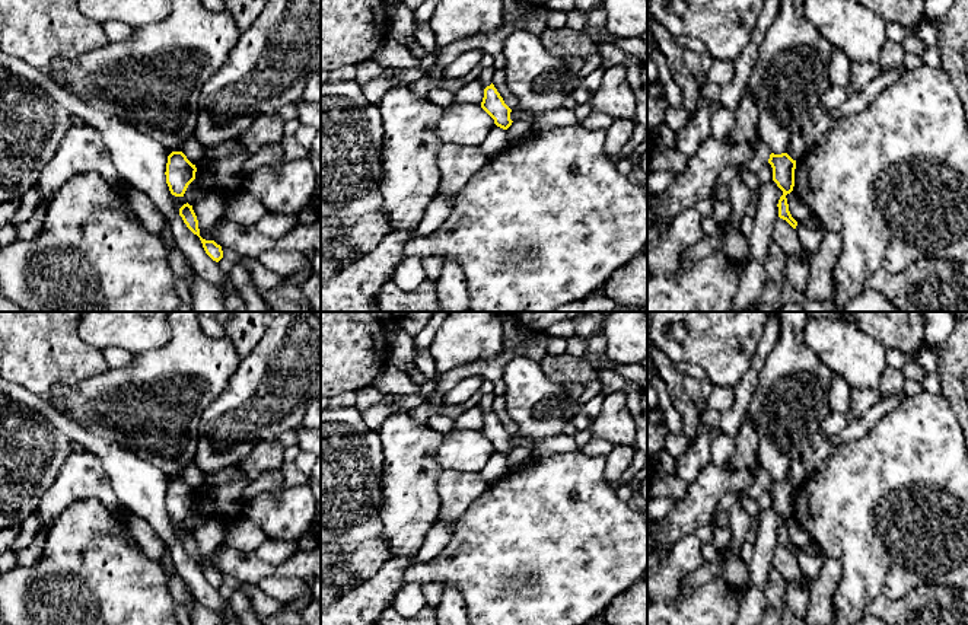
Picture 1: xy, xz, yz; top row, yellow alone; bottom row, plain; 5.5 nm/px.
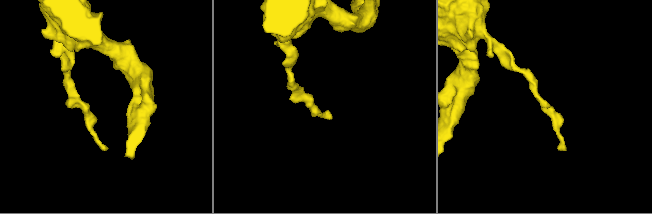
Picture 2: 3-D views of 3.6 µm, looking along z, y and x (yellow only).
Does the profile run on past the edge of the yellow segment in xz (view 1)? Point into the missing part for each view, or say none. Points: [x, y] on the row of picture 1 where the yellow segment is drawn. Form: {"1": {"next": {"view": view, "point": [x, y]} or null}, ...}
{"1": {"next": null}}

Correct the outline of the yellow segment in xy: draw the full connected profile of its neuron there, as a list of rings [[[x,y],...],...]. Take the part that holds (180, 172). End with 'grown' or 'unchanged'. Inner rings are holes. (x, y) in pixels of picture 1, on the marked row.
[[[172,152],[166,163],[166,184],[175,197],[184,197],[188,185],[195,179],[197,168],[182,152]]] | unchanged

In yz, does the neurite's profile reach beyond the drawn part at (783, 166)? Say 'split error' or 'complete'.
complete

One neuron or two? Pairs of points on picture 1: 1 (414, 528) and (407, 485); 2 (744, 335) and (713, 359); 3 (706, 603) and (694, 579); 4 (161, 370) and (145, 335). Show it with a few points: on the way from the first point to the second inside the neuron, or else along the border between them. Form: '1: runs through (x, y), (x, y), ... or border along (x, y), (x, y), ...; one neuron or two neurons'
1: runs through (410, 517), (410, 496); one neuron
2: runs through (736, 335), (720, 351); one neuron
3: border along (720, 576), (696, 586), (685, 595), (680, 593); two neurons
4: border along (175, 328), (164, 346), (134, 354); two neurons

